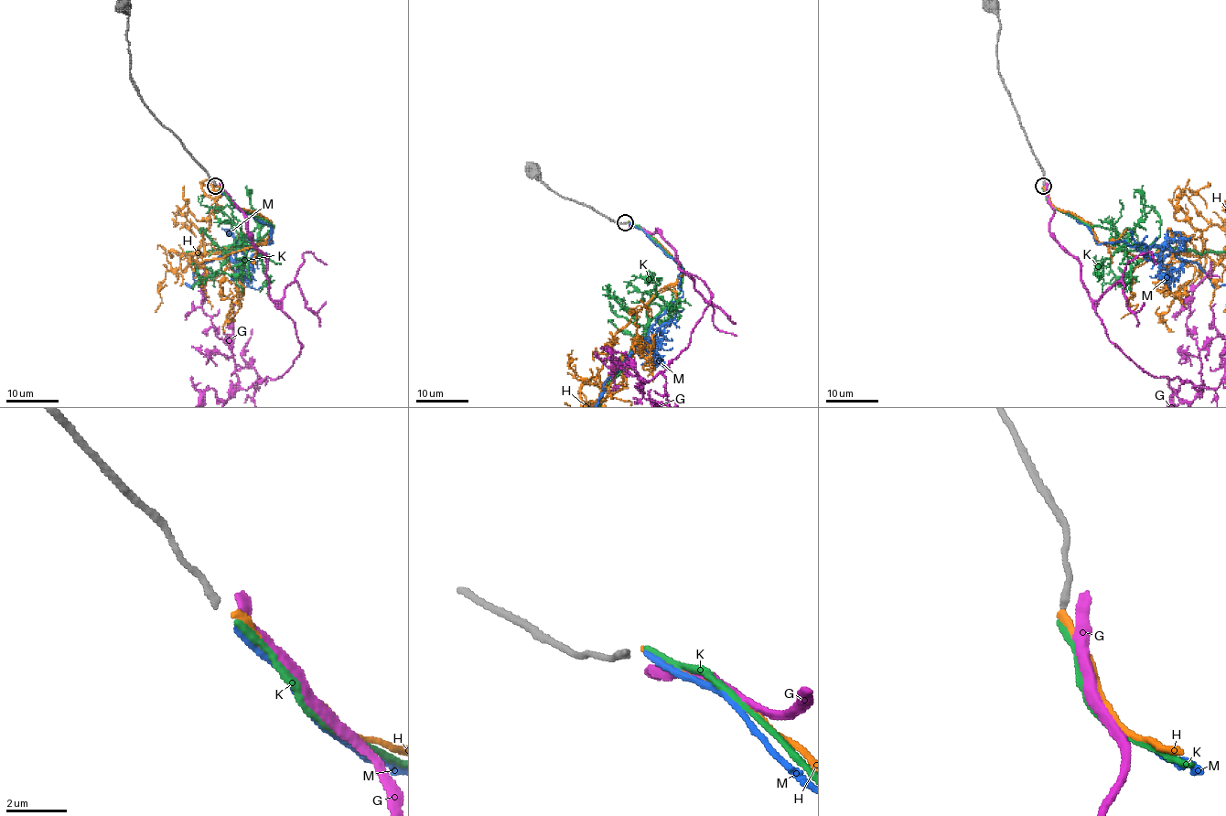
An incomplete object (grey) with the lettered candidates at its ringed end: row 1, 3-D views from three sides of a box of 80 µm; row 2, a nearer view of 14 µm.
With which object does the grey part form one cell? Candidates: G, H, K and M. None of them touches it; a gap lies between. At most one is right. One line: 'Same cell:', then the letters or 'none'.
Same cell: M

